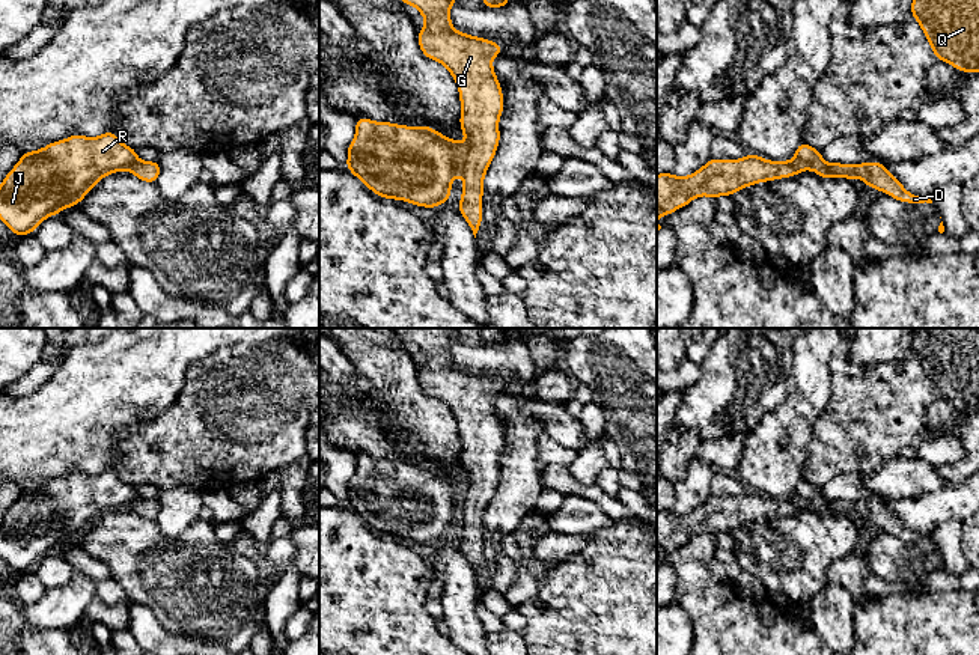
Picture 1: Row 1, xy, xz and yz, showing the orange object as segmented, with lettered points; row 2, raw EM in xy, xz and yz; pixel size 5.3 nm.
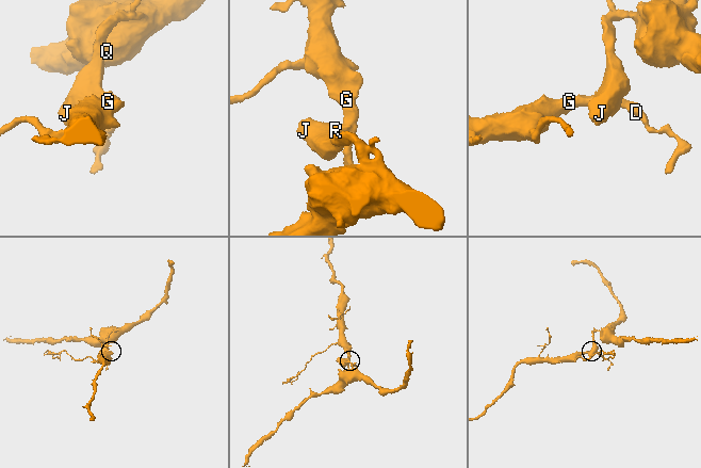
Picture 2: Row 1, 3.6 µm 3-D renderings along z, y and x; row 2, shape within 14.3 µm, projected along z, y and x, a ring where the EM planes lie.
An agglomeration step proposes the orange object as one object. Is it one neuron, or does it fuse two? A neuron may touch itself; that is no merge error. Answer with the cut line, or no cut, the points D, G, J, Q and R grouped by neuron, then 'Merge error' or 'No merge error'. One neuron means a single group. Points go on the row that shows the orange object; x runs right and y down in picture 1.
Split along xz (466, 143), (464, 164), (458, 172). Groups: D G / J Q R. Merge error

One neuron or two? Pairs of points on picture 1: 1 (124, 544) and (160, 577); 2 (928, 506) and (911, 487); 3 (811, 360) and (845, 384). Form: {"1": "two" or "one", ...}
{"1": "one", "2": "two", "3": "two"}

